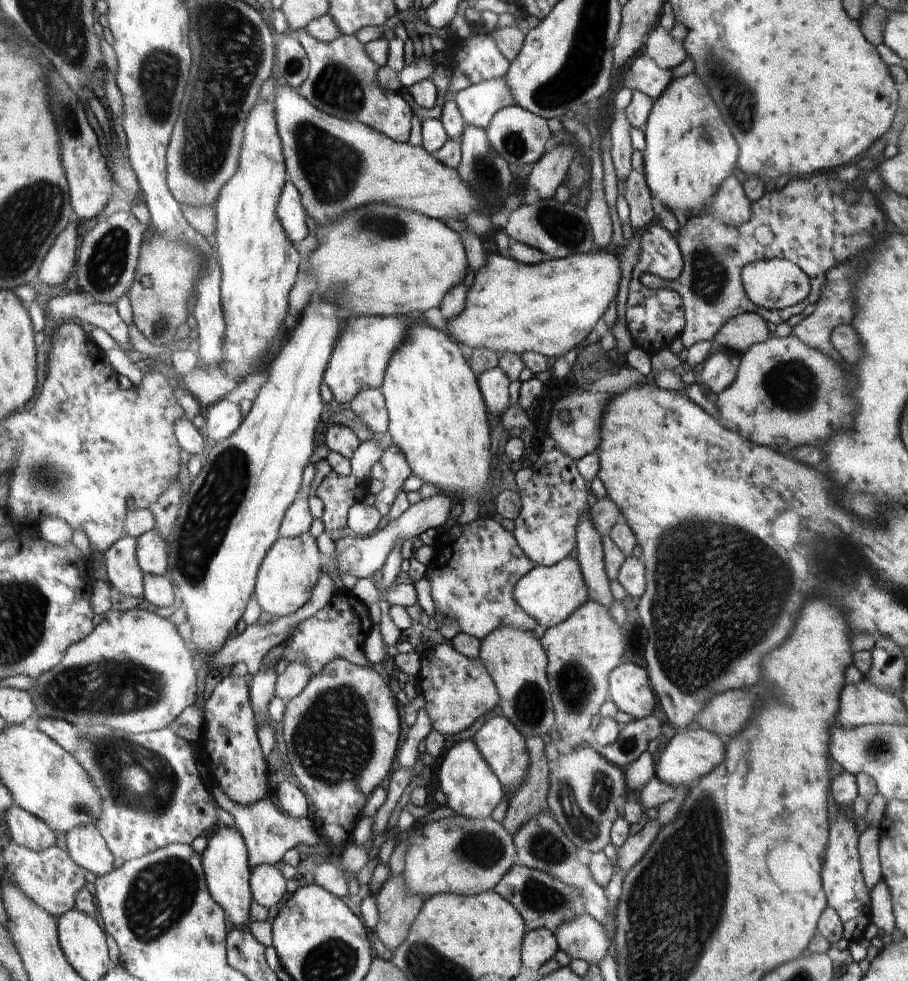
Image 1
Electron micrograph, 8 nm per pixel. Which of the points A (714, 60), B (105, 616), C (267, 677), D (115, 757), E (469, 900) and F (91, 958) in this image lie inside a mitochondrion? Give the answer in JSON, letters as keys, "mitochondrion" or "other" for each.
{"A":"mitochondrion","B":"other","C":"other","D":"mitochondrion","E":"other","F":"other"}

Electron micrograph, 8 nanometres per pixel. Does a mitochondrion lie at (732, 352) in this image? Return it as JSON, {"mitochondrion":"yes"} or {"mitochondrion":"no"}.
{"mitochondrion":"no"}

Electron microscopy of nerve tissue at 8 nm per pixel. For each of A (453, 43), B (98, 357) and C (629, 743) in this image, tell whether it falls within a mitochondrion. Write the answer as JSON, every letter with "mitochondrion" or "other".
{"A":"other","B":"other","C":"mitochondrion"}

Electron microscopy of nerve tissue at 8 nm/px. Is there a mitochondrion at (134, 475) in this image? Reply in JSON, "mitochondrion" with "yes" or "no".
{"mitochondrion":"no"}

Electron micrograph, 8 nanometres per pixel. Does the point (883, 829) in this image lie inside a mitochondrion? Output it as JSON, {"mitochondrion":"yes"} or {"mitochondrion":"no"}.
{"mitochondrion":"no"}

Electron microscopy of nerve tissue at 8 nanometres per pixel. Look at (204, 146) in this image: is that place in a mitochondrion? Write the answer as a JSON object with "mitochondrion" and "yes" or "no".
{"mitochondrion":"yes"}

